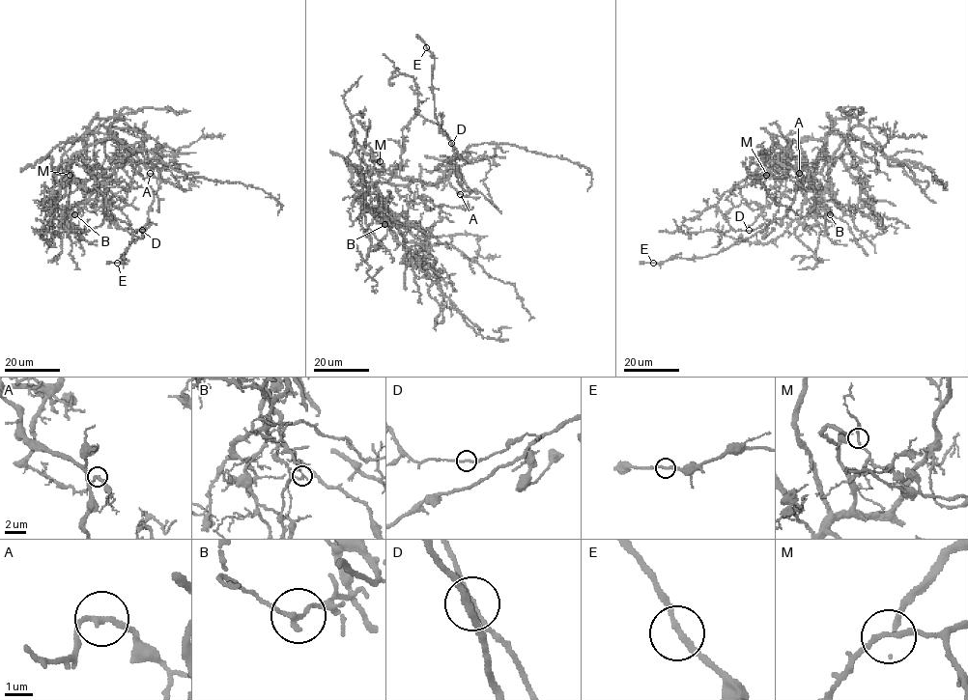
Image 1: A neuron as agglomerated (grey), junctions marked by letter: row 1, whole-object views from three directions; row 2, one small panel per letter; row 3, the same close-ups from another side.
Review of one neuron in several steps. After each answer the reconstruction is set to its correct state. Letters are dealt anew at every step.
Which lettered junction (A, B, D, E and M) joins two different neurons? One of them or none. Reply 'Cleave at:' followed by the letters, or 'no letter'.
Cleave at: B

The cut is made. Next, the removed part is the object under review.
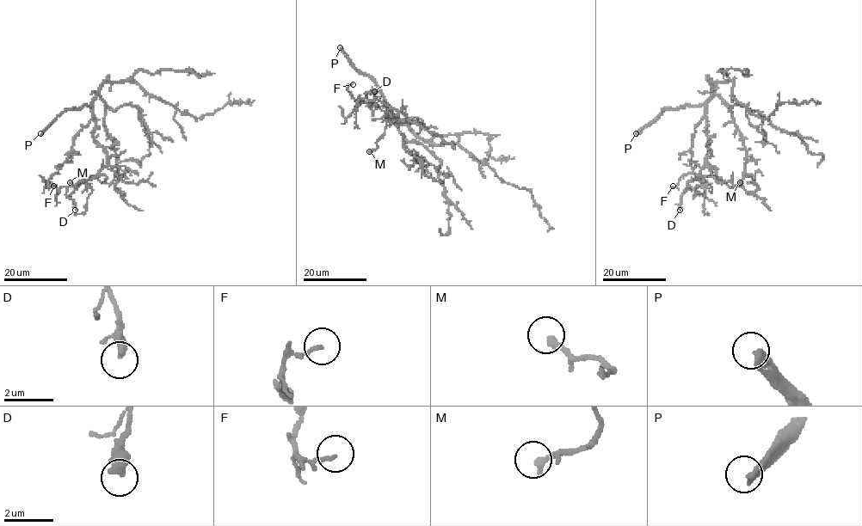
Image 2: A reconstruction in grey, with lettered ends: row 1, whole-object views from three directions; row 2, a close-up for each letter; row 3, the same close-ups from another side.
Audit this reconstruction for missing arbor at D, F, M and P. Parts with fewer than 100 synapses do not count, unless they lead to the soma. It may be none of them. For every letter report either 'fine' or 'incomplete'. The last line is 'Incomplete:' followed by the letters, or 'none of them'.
D: fine
F: fine
M: fine
P: incomplete
Incomplete: P

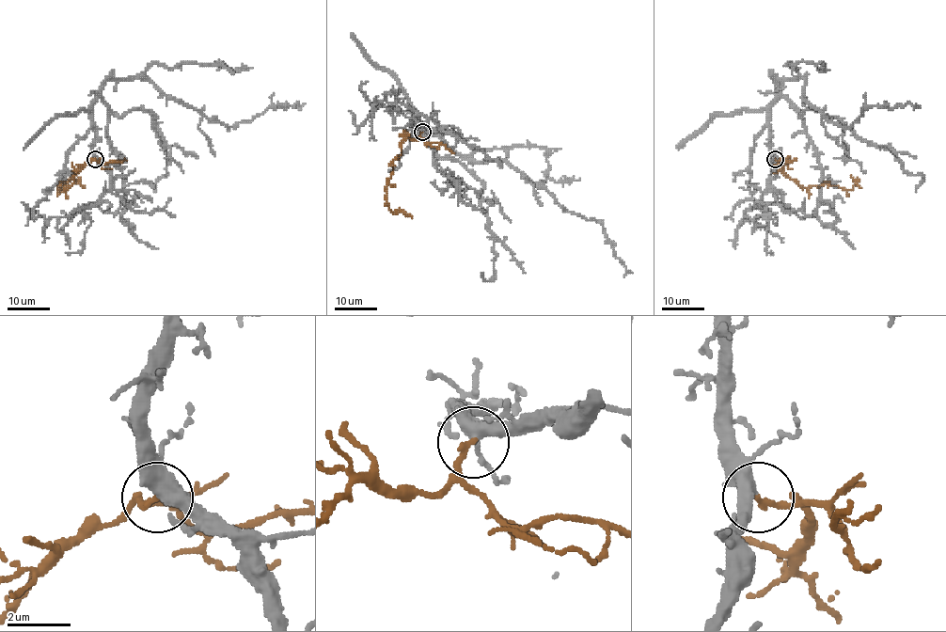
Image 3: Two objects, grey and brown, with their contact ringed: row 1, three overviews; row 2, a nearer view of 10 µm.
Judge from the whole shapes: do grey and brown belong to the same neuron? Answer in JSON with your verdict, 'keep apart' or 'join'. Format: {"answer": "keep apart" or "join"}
{"answer": "join"}

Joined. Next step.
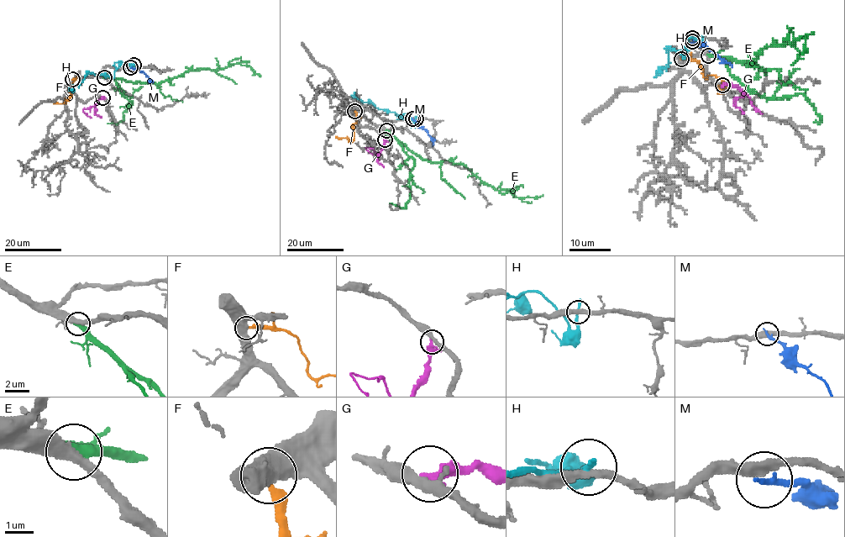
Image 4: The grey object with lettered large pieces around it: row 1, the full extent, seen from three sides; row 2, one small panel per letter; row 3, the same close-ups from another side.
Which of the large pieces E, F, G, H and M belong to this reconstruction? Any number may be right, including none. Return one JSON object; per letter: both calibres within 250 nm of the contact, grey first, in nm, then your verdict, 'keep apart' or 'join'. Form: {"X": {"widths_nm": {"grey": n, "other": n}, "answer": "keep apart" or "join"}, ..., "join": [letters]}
{"E": {"widths_nm": {"grey": 400, "other": 400}, "answer": "join"}, "F": {"widths_nm": {"grey": 550, "other": 260}, "answer": "keep apart"}, "G": {"widths_nm": {"grey": 360, "other": 320}, "answer": "keep apart"}, "H": {"widths_nm": {"grey": 320, "other": 280}, "answer": "keep apart"}, "M": {"widths_nm": {"grey": 400, "other": 240}, "answer": "keep apart"}, "join": ["E"]}

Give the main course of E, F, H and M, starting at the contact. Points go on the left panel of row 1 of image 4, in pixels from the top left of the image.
E: (104, 77), (160, 83), (187, 71), (221, 70), (235, 63), (248, 65), (260, 76)
F: (72, 80), (68, 99), (63, 103), (54, 103)
H: (133, 65), (121, 65), (112, 79), (88, 72), (72, 90), (72, 92)
M: (130, 67), (136, 67), (144, 73), (150, 85)

